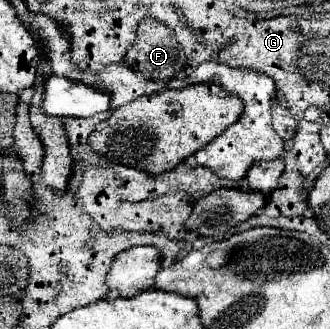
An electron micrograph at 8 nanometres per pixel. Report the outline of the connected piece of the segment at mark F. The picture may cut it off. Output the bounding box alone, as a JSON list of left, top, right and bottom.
[126,17,186,83]

